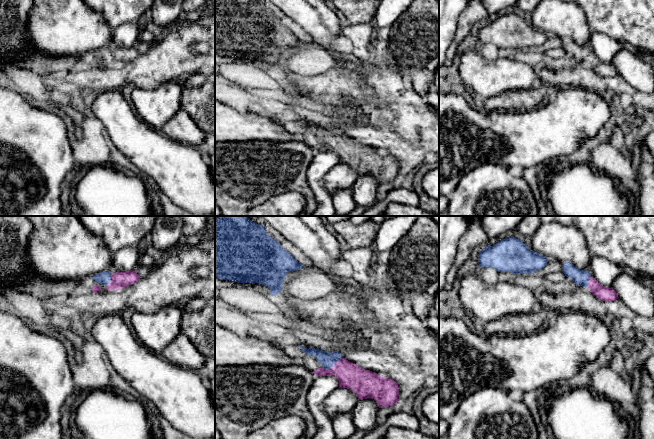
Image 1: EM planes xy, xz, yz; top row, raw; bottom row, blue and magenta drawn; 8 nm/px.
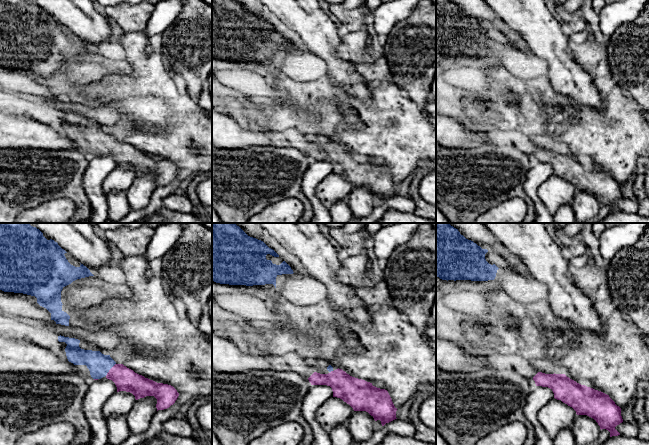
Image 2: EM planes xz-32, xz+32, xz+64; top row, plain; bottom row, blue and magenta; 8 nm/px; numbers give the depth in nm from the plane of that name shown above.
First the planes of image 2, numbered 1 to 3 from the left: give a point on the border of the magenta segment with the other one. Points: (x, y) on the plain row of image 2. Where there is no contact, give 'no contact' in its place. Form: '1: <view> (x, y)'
1: xz-32 (110, 144)
2: xz+32 (331, 146)
3: no contact

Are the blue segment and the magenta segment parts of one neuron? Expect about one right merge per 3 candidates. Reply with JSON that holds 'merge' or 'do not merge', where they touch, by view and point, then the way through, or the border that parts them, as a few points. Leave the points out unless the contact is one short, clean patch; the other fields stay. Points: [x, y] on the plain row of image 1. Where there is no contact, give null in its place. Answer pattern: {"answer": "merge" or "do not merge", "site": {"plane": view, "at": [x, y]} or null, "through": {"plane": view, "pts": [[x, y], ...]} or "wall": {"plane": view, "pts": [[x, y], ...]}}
{"answer": "merge", "site": {"plane": "xz", "at": [333, 141]}, "through": {"plane": "xz", "pts": [[328, 136], [333, 141], [340, 143], [351, 152]]}}

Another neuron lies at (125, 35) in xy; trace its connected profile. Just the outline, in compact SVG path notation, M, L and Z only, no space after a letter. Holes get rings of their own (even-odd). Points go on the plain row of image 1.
M137 22L121 24L113 29L109 48L111 51L116 48L128 48L134 46L140 34Z

